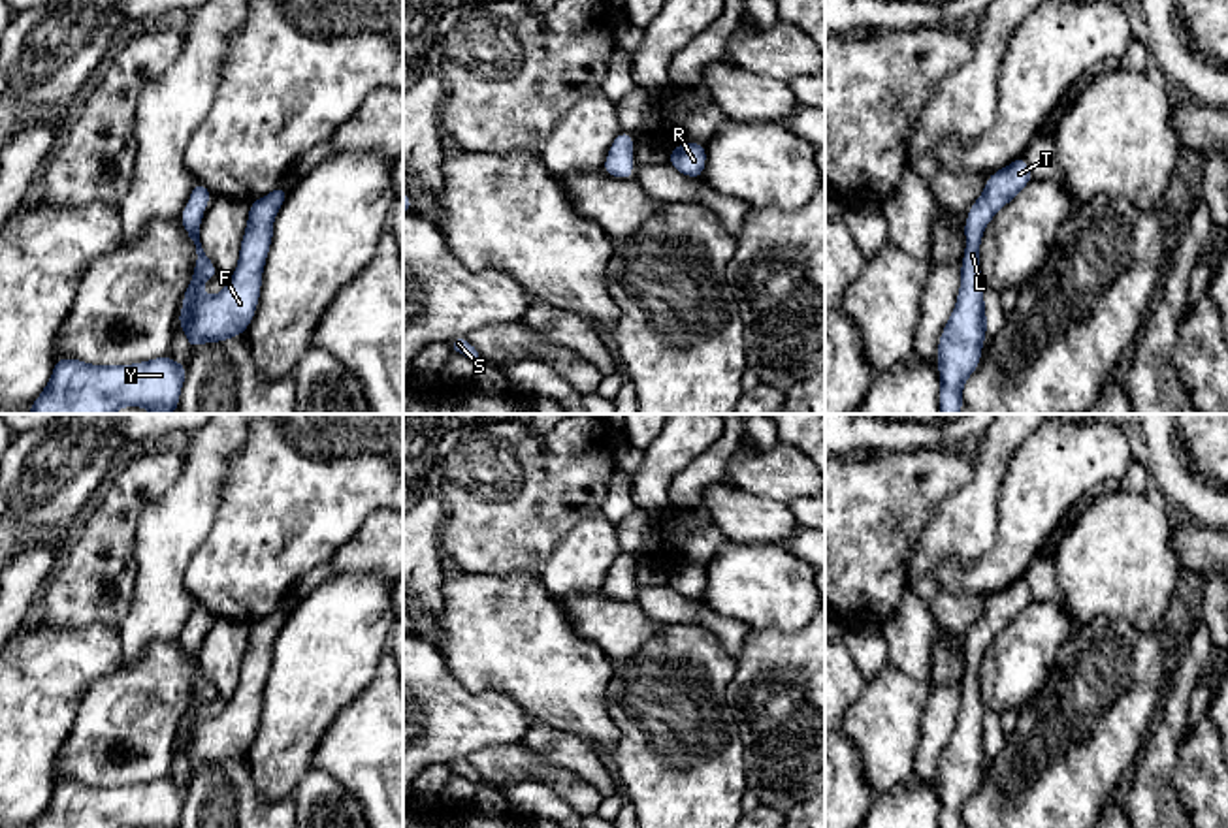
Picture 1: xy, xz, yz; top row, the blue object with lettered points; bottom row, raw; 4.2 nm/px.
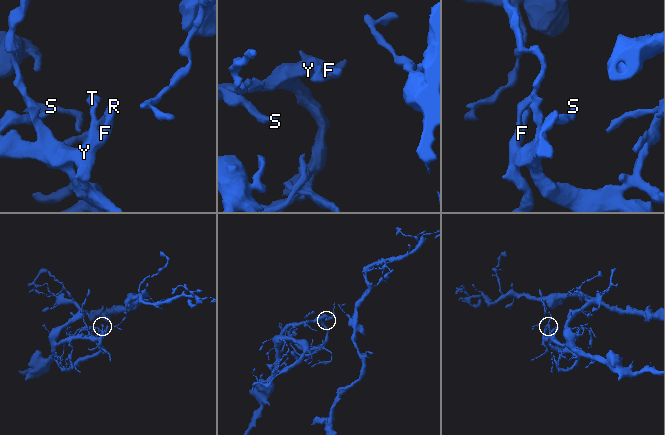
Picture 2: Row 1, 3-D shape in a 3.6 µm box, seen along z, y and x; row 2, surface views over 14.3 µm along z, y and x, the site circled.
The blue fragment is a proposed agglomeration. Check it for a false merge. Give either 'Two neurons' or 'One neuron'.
One neuron

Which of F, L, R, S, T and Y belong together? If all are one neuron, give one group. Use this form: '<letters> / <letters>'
F L R S T Y

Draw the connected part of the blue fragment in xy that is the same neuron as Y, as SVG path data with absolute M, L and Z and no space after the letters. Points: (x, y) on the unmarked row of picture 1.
M170 775L130 787L60 779L30 828L179 828L185 798Z

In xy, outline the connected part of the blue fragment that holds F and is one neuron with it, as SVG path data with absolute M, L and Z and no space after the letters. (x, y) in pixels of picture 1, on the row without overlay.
M196 602L188 625L181 634L181 645L196 666L196 687L188 709L183 715L185 730L177 734L186 764L196 772L203 764L222 764L247 753L254 740L262 696L273 662L273 642L286 623L283 606L264 619L250 623L247 649L239 668L234 698L217 717L205 717L202 706L218 696L200 664L203 629L211 625L211 612Z

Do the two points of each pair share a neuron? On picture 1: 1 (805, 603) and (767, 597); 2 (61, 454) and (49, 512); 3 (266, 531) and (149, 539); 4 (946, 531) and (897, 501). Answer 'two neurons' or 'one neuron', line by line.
1: one neuron
2: one neuron
3: two neurons
4: two neurons

